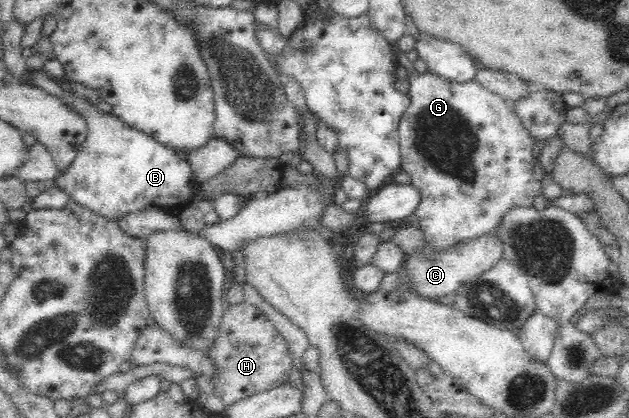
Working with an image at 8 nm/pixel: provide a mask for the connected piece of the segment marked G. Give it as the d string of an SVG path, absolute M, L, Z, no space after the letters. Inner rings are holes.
M416 70L411 74L405 75L410 84L407 95L410 97L411 101L406 112L401 116L398 125L399 145L402 158L400 170L410 175L412 181L410 184L420 192L420 204L418 204L414 216L416 216L416 220L418 220L420 229L423 230L425 240L431 244L431 247L434 250L446 250L446 248L452 248L452 246L456 246L456 244L460 244L460 242L480 238L480 236L484 236L484 234L494 235L496 229L500 227L502 218L512 208L532 207L534 198L542 192L545 185L545 182L536 181L532 174L534 157L537 155L538 149L535 146L537 143L533 141L527 128L524 128L522 121L518 119L514 108L508 105L508 101L490 92L475 80L460 83L450 82L445 78L432 74L428 70L424 73L419 73Z

